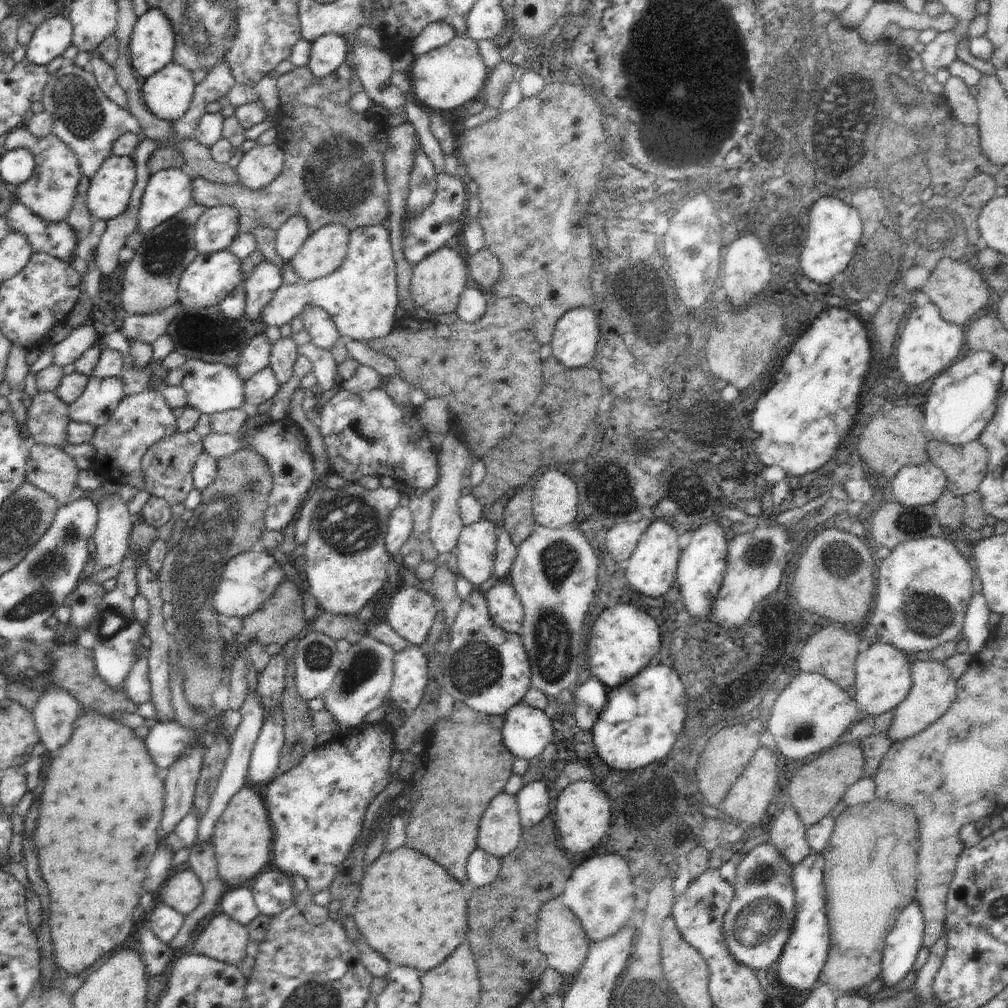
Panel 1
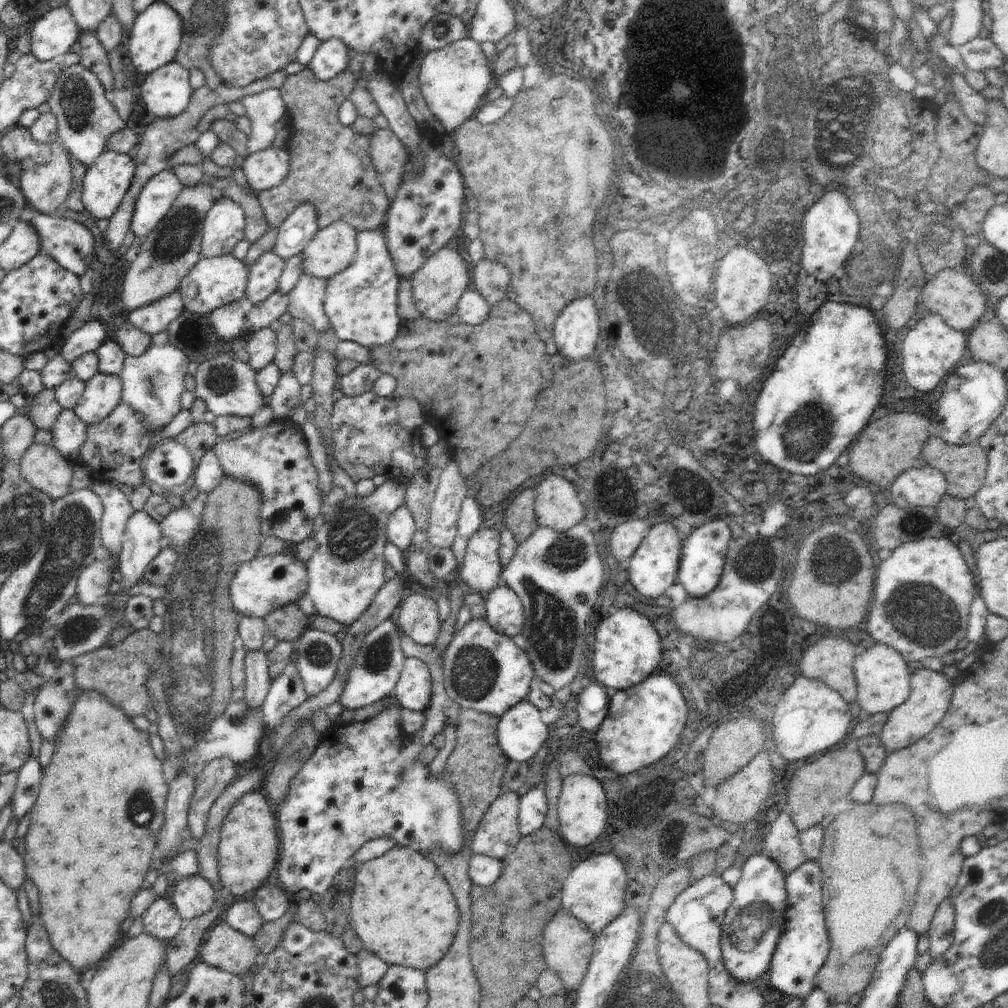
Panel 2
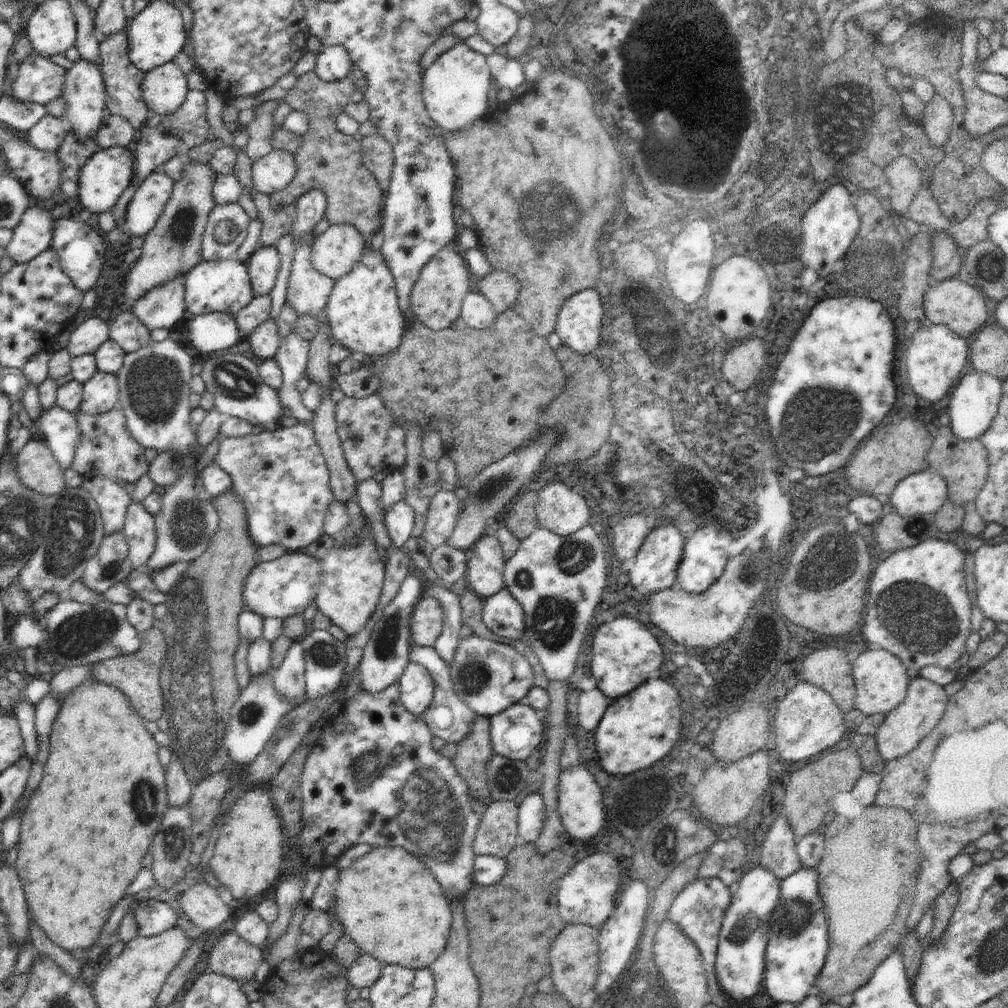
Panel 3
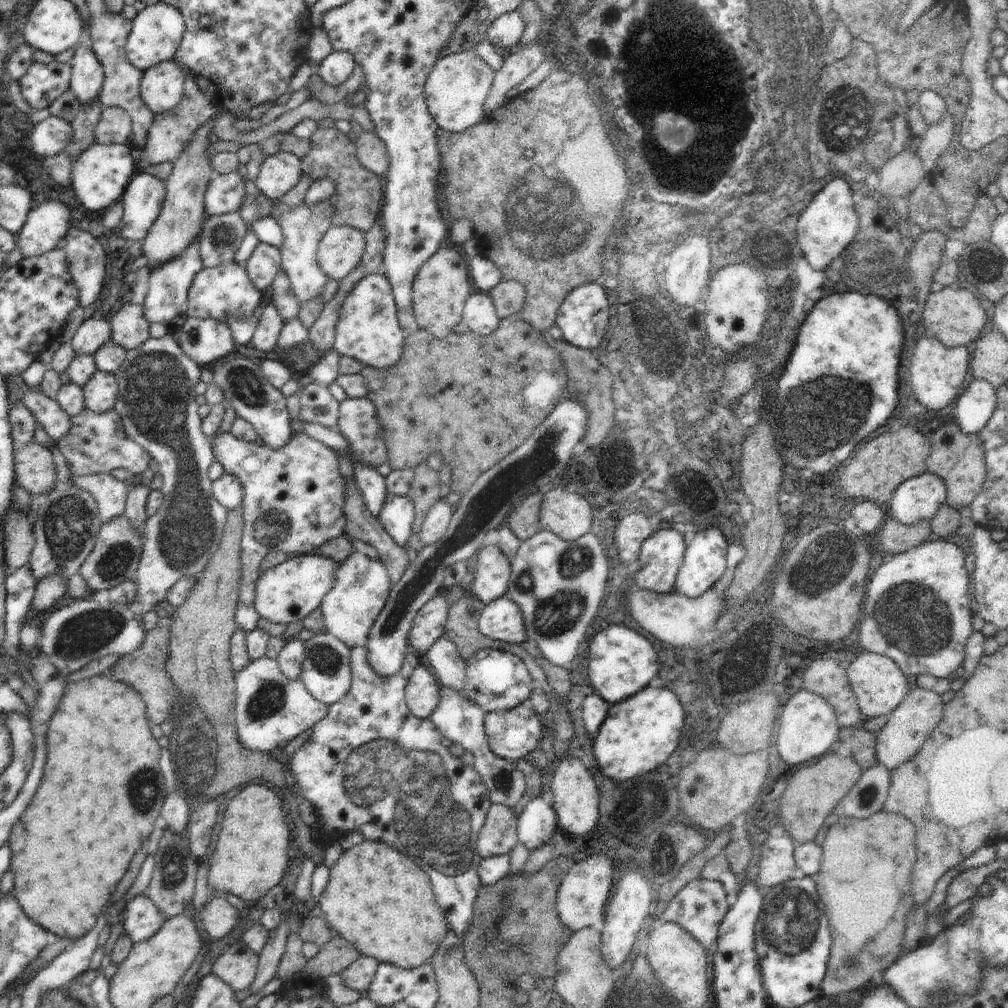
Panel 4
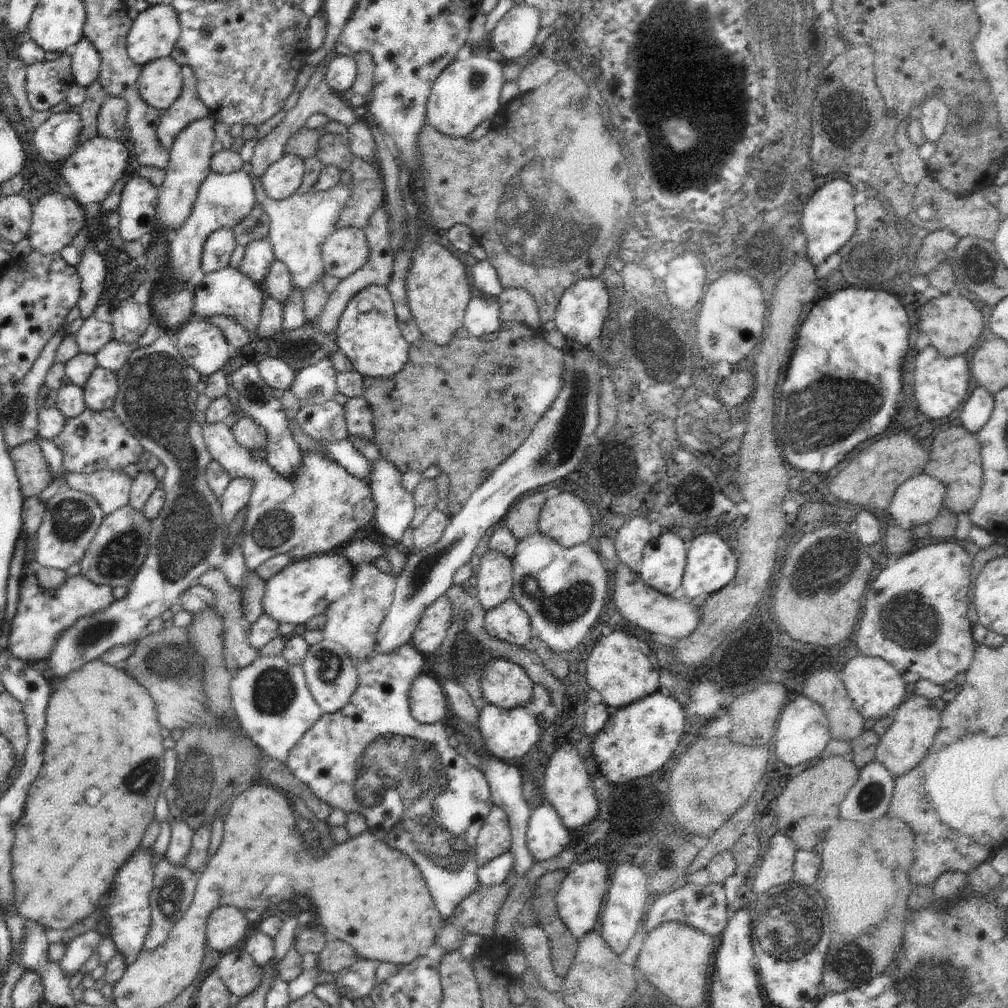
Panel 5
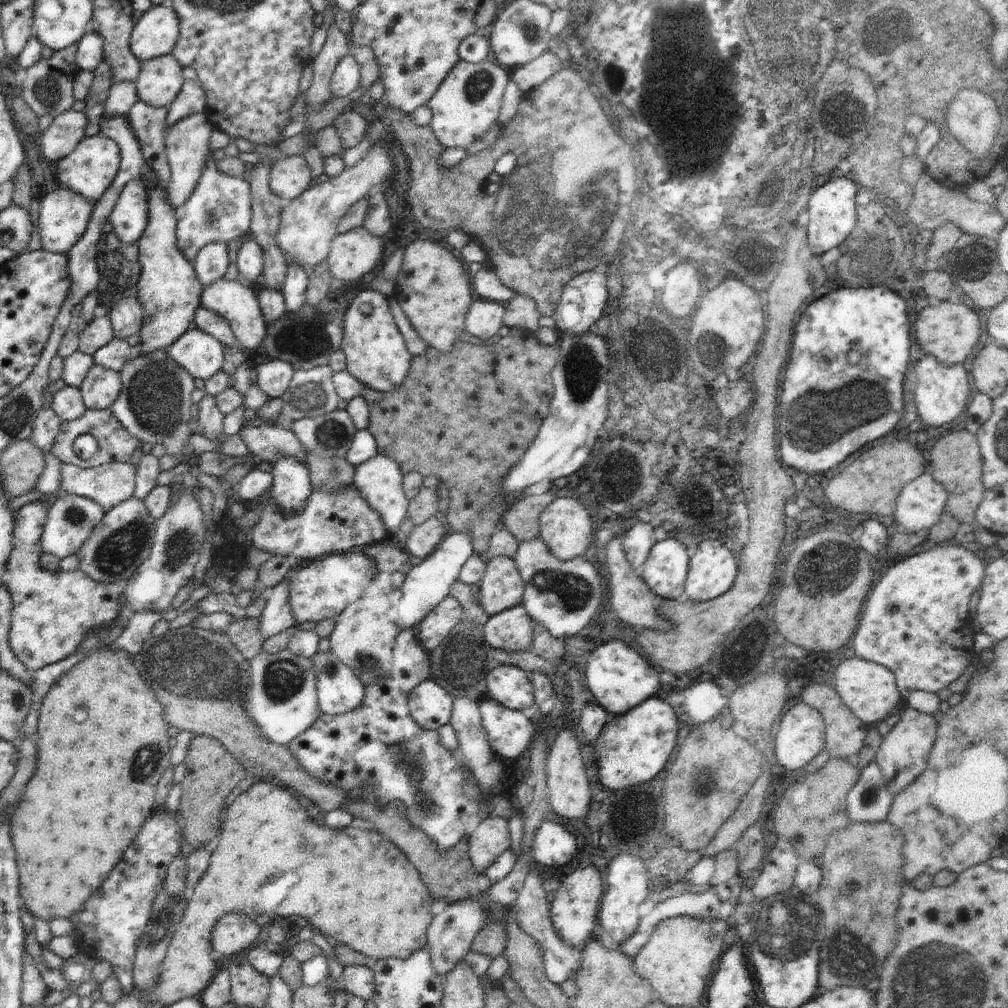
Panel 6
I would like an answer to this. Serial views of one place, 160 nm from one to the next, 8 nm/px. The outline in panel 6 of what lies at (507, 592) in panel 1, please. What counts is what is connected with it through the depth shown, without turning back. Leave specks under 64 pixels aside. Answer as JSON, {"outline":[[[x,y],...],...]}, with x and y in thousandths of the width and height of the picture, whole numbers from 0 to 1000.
{"outline":[[[518,599],[485,612],[480,635],[491,644],[507,647],[524,646],[529,636],[530,615]]]}

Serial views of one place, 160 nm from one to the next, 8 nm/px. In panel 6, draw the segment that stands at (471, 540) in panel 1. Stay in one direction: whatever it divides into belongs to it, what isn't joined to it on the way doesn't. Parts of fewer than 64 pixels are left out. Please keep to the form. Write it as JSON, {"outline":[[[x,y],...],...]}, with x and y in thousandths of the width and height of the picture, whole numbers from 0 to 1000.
{"outline":[[[500,551],[483,559],[480,573],[472,582],[476,600],[485,612],[516,600],[520,586],[521,577],[512,557]]]}

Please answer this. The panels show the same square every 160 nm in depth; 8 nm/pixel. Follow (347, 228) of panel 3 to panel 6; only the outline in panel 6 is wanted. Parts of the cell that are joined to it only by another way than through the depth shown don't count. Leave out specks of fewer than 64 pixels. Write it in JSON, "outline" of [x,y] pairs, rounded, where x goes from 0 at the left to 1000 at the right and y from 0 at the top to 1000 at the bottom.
{"outline":[[[356,224],[344,231],[333,233],[327,241],[324,254],[326,269],[331,276],[347,282],[355,282],[365,270],[369,270],[381,250],[381,238]]]}

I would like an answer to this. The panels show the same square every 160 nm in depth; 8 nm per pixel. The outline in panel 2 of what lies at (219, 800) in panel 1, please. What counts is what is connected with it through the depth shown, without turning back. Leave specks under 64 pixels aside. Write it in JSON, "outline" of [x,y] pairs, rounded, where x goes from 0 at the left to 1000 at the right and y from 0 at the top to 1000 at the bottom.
{"outline":[[[261,643],[243,651],[243,692],[250,704],[260,700],[269,680],[267,655]]]}

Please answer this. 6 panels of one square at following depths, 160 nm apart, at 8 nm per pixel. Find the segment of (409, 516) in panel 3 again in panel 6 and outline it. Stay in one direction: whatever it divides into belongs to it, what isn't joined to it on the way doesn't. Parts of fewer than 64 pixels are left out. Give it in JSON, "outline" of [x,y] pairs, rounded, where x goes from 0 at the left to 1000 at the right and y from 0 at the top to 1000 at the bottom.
{"outline":[[[373,449],[361,460],[352,463],[350,472],[349,482],[356,486],[357,492],[361,493],[370,507],[375,507],[388,530],[394,529],[406,505],[407,496],[400,487],[400,471],[396,460],[390,454]]]}

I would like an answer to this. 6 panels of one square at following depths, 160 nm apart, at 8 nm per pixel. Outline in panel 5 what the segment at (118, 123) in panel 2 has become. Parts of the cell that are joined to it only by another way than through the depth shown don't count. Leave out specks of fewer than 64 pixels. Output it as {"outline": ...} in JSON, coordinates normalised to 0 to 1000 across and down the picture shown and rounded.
{"outline":[[[81,37],[70,50],[73,81],[79,85],[89,85],[98,77],[100,56],[95,47],[85,37]]]}

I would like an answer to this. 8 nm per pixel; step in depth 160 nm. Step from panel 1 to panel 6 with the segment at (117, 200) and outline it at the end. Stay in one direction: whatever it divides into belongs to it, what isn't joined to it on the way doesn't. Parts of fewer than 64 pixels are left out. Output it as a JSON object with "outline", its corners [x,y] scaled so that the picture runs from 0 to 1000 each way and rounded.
{"outline":[[[99,133],[84,135],[67,155],[58,160],[57,175],[62,183],[66,183],[67,188],[95,201],[111,183],[119,162],[120,149],[113,138]]]}

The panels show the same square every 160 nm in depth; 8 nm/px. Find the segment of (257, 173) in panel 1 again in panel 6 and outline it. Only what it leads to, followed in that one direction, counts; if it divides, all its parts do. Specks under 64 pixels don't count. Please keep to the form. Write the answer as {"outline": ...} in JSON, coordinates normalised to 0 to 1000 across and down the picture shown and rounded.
{"outline":[[[292,154],[274,160],[267,171],[269,189],[285,201],[306,188],[311,175],[302,154]]]}

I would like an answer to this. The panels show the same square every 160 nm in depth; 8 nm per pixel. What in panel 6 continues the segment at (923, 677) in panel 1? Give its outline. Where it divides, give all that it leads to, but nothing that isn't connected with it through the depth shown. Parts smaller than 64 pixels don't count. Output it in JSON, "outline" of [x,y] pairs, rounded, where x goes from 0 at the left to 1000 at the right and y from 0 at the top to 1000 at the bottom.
{"outline":[[[901,701],[891,718],[876,731],[866,755],[873,761],[875,772],[885,790],[901,782],[901,779],[904,779],[919,762],[930,731],[930,720],[925,709]]]}

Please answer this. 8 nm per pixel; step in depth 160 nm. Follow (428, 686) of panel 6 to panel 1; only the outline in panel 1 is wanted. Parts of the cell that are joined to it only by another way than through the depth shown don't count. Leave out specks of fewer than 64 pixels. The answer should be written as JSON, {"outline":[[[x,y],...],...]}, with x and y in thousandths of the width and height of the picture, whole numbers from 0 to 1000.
{"outline":[[[409,640],[392,649],[391,667],[385,693],[404,709],[415,702],[425,679],[425,657],[417,641]]]}

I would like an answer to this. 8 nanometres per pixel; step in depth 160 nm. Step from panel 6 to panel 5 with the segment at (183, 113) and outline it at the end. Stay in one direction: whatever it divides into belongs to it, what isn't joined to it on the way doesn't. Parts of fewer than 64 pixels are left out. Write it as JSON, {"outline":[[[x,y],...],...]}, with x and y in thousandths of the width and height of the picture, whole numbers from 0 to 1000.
{"outline":[[[181,65],[182,86],[177,99],[164,109],[156,125],[156,136],[167,148],[170,148],[175,134],[189,121],[206,116],[207,107],[196,95],[195,77],[190,66]]]}

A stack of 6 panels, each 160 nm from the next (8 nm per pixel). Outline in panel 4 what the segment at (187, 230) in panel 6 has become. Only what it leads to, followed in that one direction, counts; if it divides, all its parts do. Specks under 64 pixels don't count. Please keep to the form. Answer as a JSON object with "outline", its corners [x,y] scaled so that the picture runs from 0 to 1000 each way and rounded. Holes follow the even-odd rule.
{"outline":[[[236,169],[215,174],[206,182],[201,194],[203,213],[201,220],[218,213],[238,208],[243,195],[243,178]],[[194,235],[177,254],[170,256],[166,261],[149,268],[147,277],[147,291],[142,301],[144,314],[149,319],[158,319],[171,322],[177,318],[179,304],[186,298],[186,292],[195,270],[201,264],[197,251],[197,236]]]}

